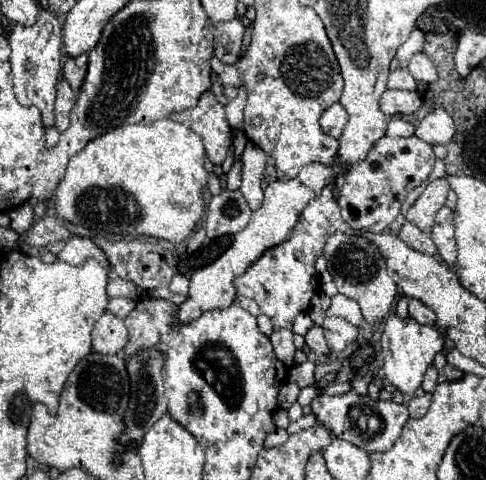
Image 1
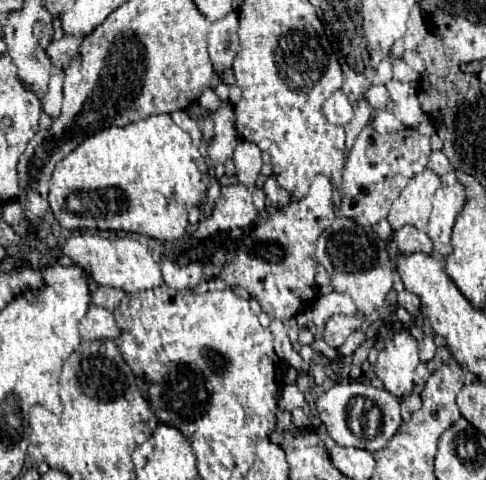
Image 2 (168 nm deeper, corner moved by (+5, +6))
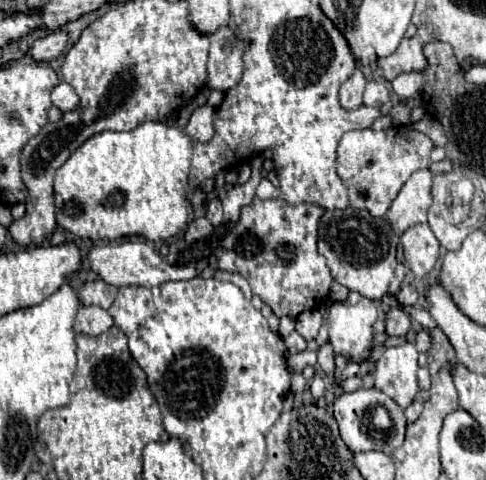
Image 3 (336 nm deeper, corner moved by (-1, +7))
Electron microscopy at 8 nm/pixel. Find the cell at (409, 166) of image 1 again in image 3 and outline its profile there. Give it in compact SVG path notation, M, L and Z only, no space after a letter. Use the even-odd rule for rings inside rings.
M407 125L389 127L385 131L347 131L337 145L335 167L349 191L349 205L355 209L367 209L373 217L383 217L405 181L415 171L429 167L431 149L431 139Z

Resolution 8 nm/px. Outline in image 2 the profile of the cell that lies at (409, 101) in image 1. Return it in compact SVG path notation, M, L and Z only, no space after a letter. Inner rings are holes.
M375 84L375 86L369 86L369 90L365 92L365 98L369 102L371 108L385 108L385 102L387 102L387 90L383 84Z

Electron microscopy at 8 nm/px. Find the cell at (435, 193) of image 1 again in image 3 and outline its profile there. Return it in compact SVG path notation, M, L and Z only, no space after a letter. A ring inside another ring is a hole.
M429 169L415 171L403 185L387 211L395 235L403 235L411 225L427 223L427 209L431 205L431 179Z

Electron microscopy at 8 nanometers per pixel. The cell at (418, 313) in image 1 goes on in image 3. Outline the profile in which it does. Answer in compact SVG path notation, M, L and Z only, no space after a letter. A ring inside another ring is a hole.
M403 285L403 287L399 289L399 293L397 293L397 301L399 301L399 305L403 305L403 307L415 305L415 301L417 301L417 289L411 287L411 285Z

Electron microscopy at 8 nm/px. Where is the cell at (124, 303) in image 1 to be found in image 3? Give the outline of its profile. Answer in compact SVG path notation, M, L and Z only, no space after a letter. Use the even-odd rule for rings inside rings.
M97 279L97 281L81 285L77 289L77 293L79 293L79 303L81 305L99 305L103 309L109 309L111 303L115 301L117 287L107 285L103 279Z

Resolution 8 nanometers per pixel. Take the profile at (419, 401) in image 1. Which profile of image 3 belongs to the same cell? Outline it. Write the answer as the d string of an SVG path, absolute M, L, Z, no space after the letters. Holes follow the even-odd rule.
M417 397L417 399L405 409L405 419L407 419L407 423L413 423L413 421L421 415L421 411L423 411L423 399Z

